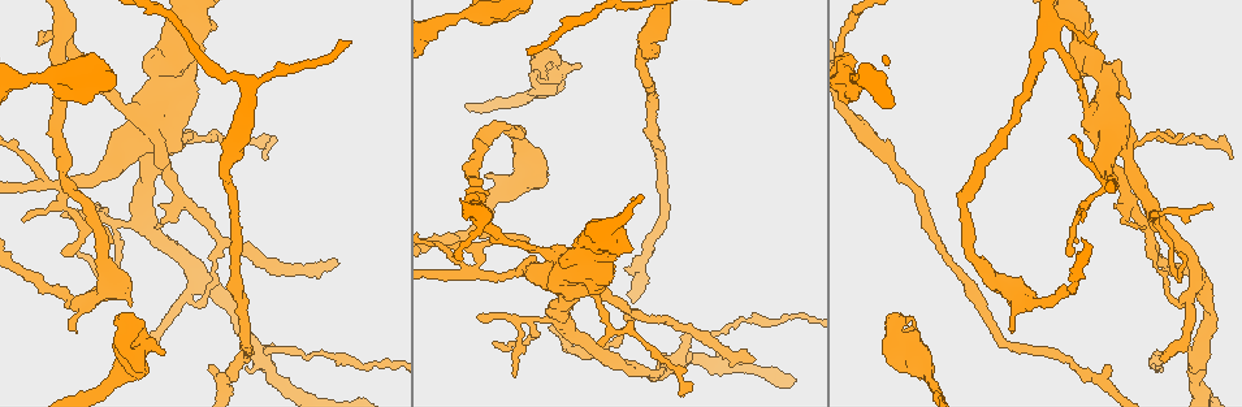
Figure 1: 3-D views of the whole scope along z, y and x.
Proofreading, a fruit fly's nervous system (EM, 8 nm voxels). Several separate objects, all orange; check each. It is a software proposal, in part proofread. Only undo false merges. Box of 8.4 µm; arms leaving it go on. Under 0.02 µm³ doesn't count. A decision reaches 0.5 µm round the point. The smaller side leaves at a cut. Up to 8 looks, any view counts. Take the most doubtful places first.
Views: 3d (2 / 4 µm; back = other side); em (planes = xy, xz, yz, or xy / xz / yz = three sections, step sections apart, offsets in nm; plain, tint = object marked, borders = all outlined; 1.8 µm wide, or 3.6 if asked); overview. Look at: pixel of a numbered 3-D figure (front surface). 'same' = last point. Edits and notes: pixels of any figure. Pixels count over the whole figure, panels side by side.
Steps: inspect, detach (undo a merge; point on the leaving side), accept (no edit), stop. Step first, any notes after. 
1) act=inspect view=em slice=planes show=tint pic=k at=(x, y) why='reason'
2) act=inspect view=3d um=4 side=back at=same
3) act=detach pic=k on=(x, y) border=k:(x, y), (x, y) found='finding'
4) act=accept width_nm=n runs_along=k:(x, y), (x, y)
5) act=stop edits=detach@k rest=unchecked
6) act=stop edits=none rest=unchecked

act=inspect view=3d um=4 pic=1 at=(156, 138) why='sharp bend'

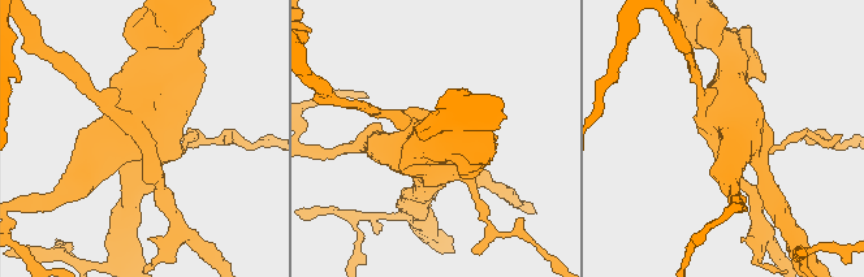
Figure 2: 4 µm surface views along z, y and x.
act=inspect view=em um=3.6 slice=planes show=borders pic=2 at=(147, 139)

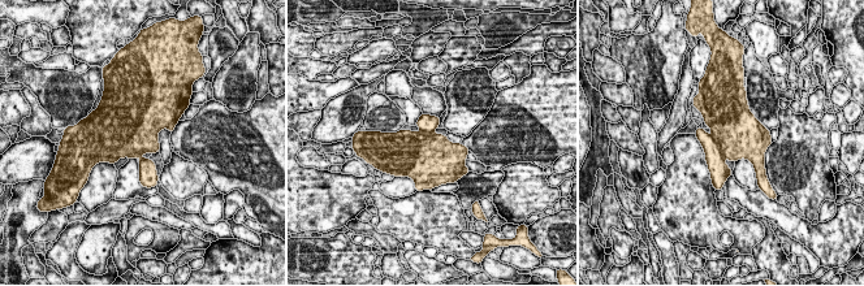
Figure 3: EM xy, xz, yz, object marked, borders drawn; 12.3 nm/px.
act=detach pic=3 on=(427, 124) found='a second cell is stuck on'

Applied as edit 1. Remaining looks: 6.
act=inspect view=em slice=planes show=tint pic=1 at=(919, 352) why='abrupt turn'

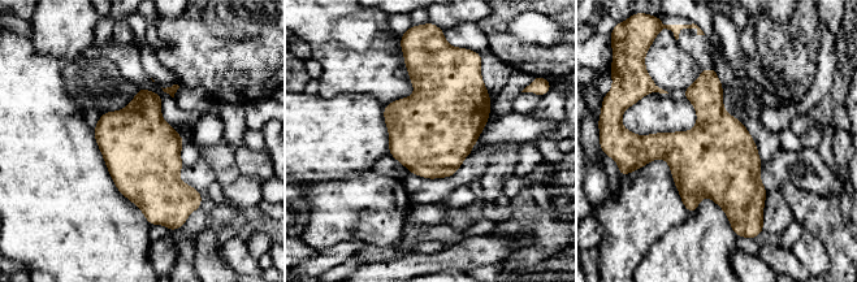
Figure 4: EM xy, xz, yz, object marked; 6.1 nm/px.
act=accept found='all the same cell'

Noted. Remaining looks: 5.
act=inspect view=overview

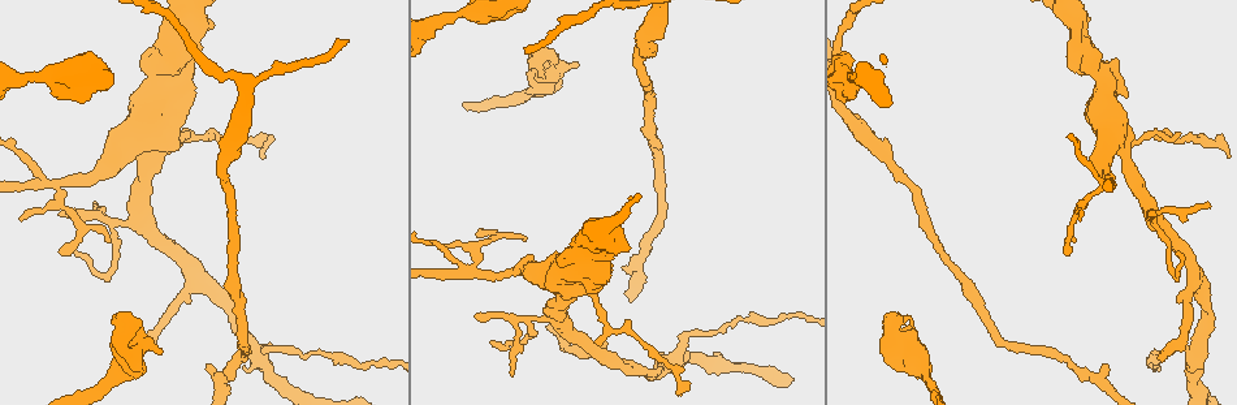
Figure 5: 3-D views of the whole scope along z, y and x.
act=inspect view=3d um=2 pic=5 at=(477, 271) why='four arms meet'

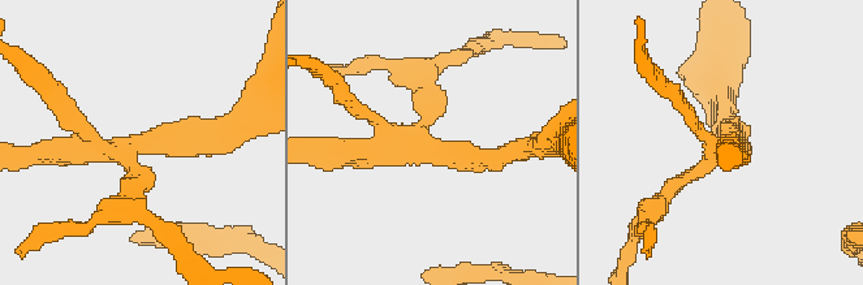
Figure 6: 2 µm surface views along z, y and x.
act=inspect view=em slice=planes show=tint pic=6 at=(426, 143) why='now the EM'

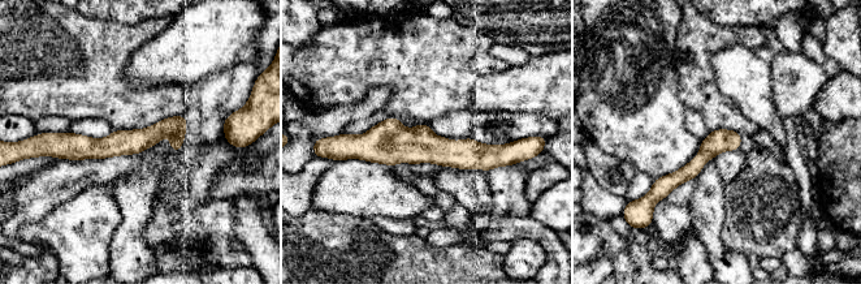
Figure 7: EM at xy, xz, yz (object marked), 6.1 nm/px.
act=accept runs_along=7:(349, 146), (503, 154) found='continuous, no second cell'

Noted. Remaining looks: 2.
act=stop edits=detach@3 rest=unchecked

